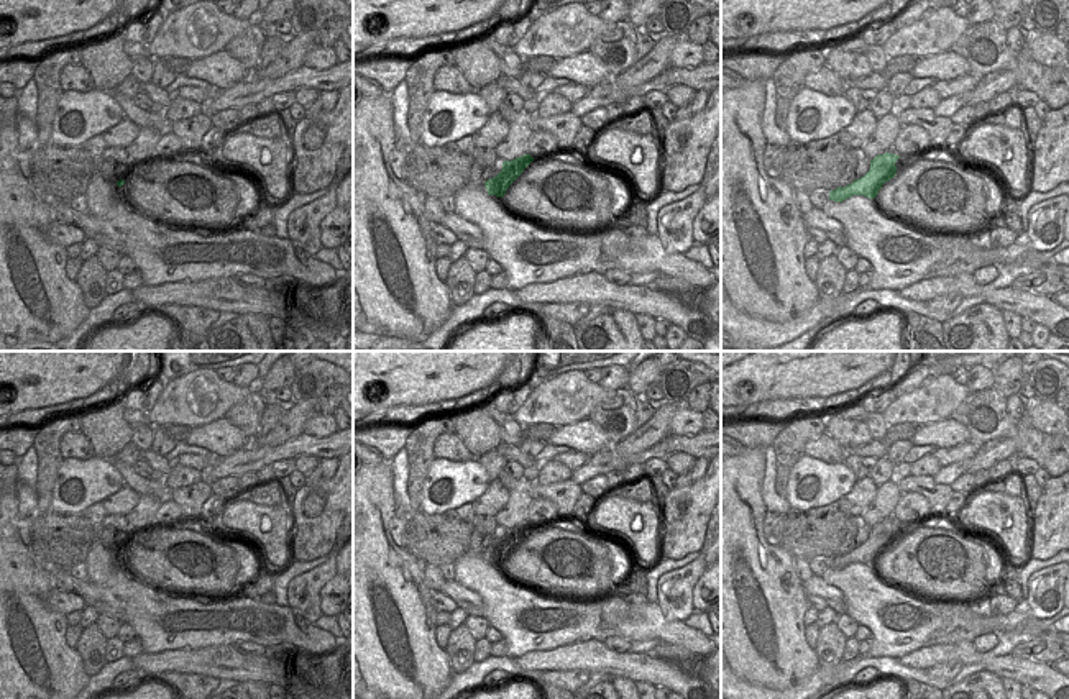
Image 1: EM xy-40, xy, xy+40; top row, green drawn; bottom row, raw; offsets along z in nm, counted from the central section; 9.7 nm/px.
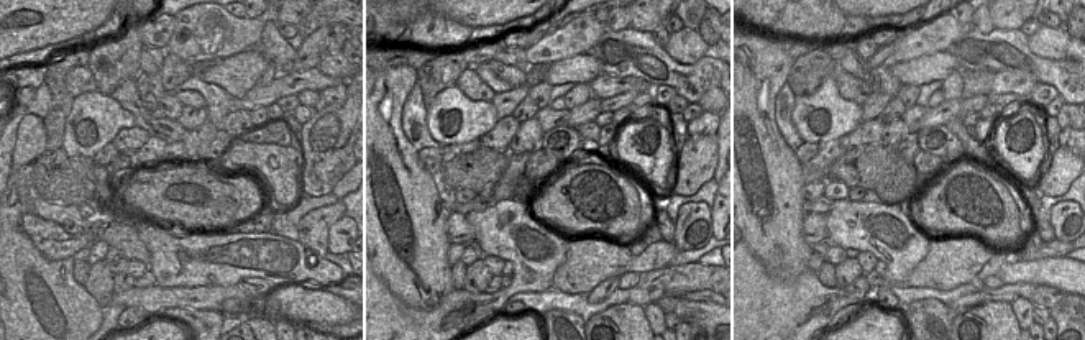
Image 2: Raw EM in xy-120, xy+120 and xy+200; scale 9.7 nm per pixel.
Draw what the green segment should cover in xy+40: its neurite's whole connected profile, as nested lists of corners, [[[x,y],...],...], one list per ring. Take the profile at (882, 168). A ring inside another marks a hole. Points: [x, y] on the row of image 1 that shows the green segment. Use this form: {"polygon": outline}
{"polygon": [[[879,154],[870,161],[869,172],[856,179],[852,184],[846,187],[837,187],[829,192],[829,200],[842,202],[852,195],[864,195],[869,199],[875,199],[879,190],[885,182],[893,179],[906,164],[910,158],[906,154]]]}

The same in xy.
{"polygon": [[[524,154],[512,161],[504,161],[501,172],[496,177],[488,179],[484,182],[488,195],[504,197],[509,185],[524,172],[524,169],[532,161],[534,161],[534,158],[530,154]]]}

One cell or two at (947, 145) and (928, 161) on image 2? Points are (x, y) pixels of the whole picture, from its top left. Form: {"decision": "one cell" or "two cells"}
{"decision": "two cells"}

